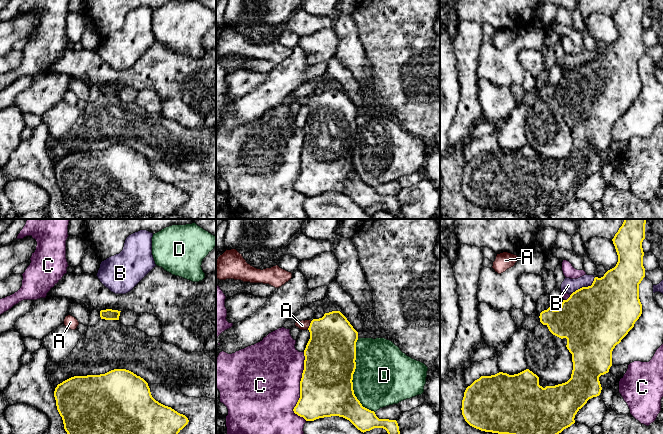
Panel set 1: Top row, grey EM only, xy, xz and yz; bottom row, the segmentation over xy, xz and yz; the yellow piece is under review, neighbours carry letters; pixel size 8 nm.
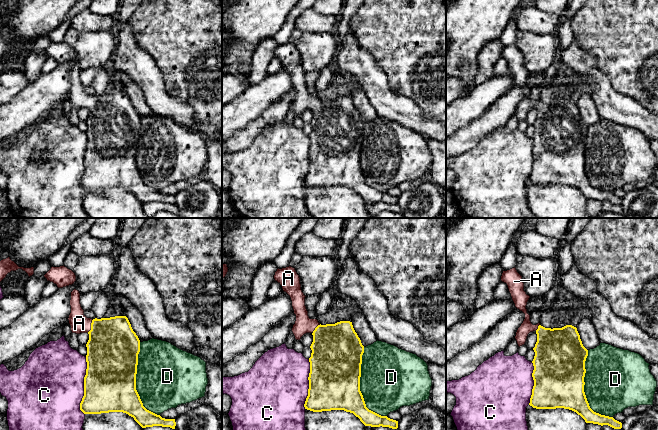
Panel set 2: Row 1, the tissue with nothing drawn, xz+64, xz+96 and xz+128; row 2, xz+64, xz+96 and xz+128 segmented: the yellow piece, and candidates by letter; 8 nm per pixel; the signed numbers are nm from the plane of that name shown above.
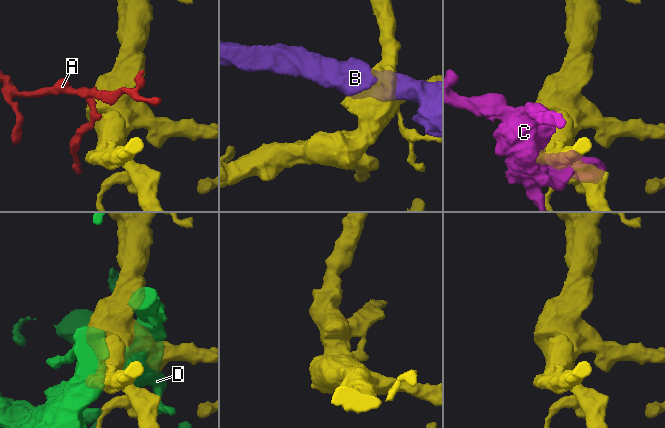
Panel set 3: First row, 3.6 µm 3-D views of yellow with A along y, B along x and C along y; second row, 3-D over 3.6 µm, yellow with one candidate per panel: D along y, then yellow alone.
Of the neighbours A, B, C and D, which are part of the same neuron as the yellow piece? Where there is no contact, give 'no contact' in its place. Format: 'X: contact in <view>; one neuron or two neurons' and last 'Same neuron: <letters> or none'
A: contact in xz; one neuron
B: contact in yz; two neurons
C: contact in xz; two neurons
D: contact in xz; two neurons
Same neuron: A

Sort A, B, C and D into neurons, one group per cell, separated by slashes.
A / B / C / D

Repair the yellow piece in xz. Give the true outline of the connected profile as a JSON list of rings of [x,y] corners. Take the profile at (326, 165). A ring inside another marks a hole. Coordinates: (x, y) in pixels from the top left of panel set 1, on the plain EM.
[[[340,87],[325,89],[322,94],[295,99],[300,106],[308,106],[310,115],[304,126],[304,146],[300,157],[300,174],[293,187],[306,197],[339,192],[349,196],[361,208],[383,204],[388,212],[401,216],[396,196],[379,195],[374,187],[362,182],[354,170],[353,150],[356,145],[358,108]]]

